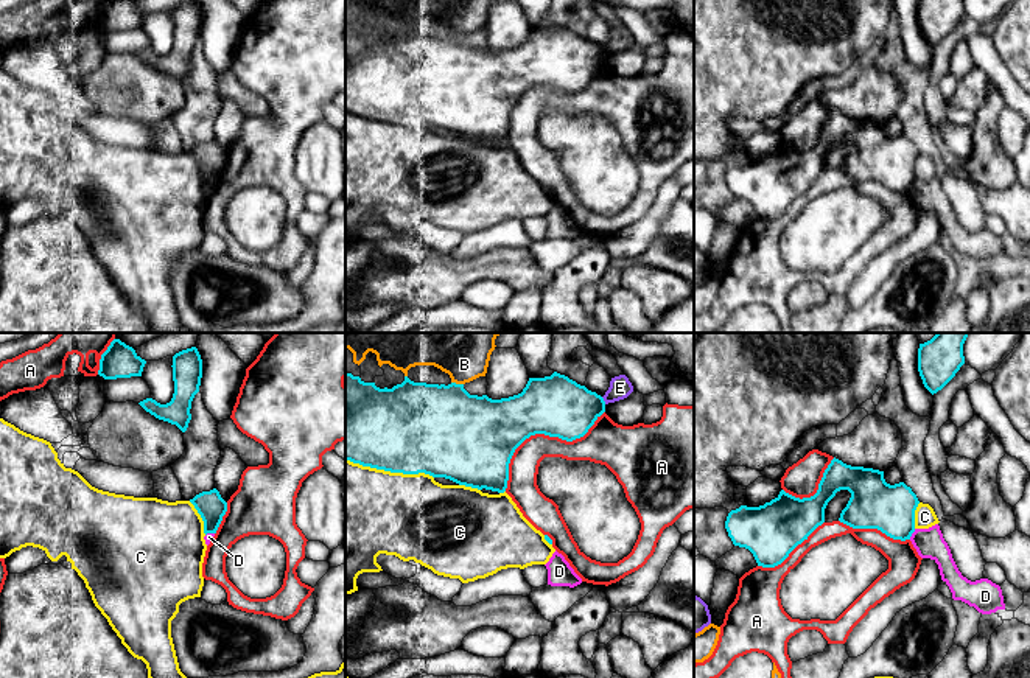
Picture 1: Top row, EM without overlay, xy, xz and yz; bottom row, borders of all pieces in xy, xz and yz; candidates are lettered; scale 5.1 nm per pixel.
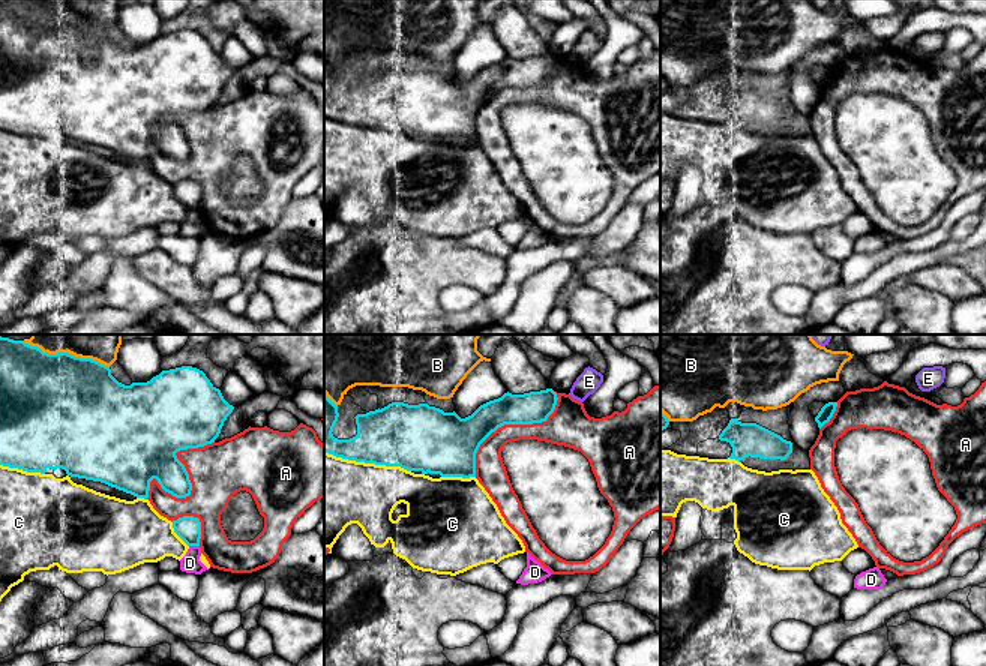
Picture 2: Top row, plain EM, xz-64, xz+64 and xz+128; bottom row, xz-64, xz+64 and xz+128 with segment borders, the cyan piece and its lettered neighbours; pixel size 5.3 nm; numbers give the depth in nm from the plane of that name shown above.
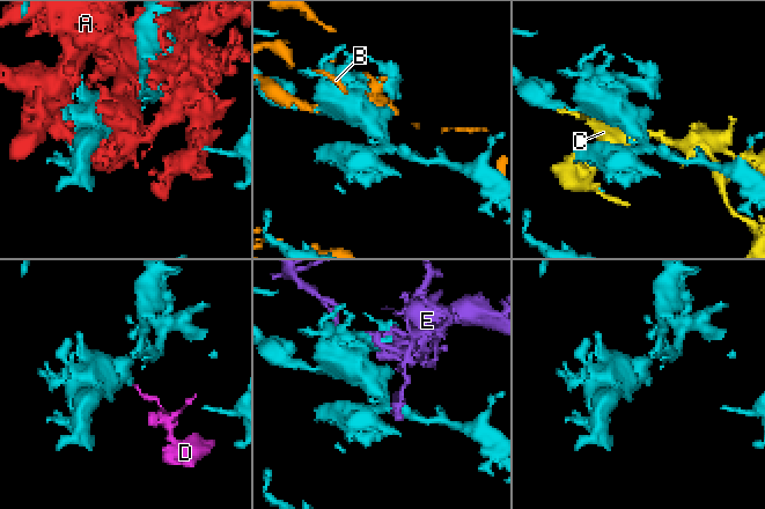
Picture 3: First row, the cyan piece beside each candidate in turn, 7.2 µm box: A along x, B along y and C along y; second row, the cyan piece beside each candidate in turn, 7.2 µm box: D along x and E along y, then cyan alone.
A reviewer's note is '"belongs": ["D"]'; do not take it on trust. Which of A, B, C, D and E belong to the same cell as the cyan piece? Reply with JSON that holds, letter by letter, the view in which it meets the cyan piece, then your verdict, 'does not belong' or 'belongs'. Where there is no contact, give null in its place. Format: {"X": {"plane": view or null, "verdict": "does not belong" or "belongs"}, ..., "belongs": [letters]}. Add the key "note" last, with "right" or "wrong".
{"A": {"plane": "xz", "verdict": "does not belong"}, "B": {"plane": "xz", "verdict": "does not belong"}, "C": {"plane": "xz", "verdict": "does not belong"}, "D": {"plane": "yz", "verdict": "does not belong"}, "E": {"plane": "xz", "verdict": "does not belong"}, "belongs": [], "note": "wrong"}

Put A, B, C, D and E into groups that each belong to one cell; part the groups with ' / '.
A / B / C / D E

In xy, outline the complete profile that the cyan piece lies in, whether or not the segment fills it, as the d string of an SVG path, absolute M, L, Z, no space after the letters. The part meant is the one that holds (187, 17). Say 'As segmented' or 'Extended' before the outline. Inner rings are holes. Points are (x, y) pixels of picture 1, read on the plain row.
As segmented. M187 0L173 8L174 45L170 54L160 56L146 50L138 56L159 72L176 76L182 84L191 72L191 53L199 44L202 30L202 11L198 0Z

